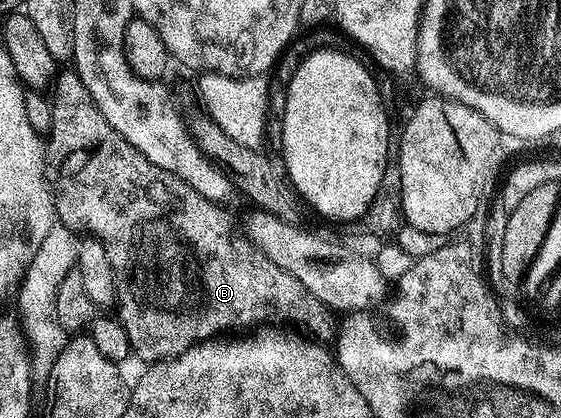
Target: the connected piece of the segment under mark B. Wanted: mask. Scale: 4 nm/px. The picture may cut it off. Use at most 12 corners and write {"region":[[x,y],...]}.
{"region":[[56,75],[58,223],[150,366],[322,302]]}

